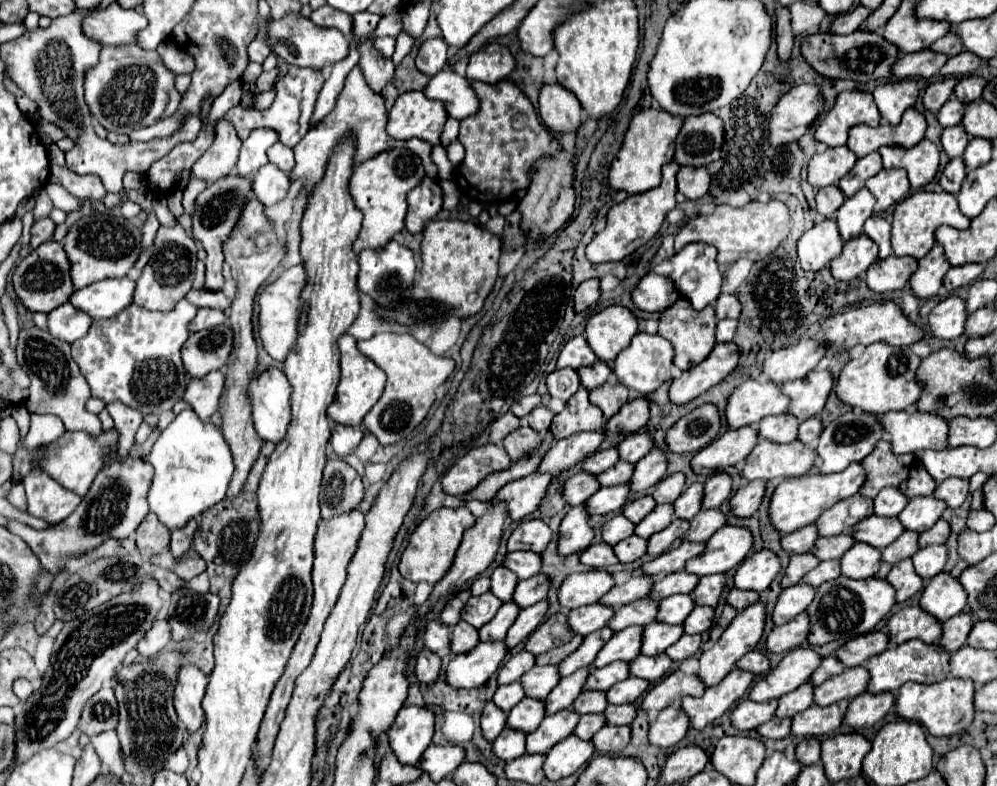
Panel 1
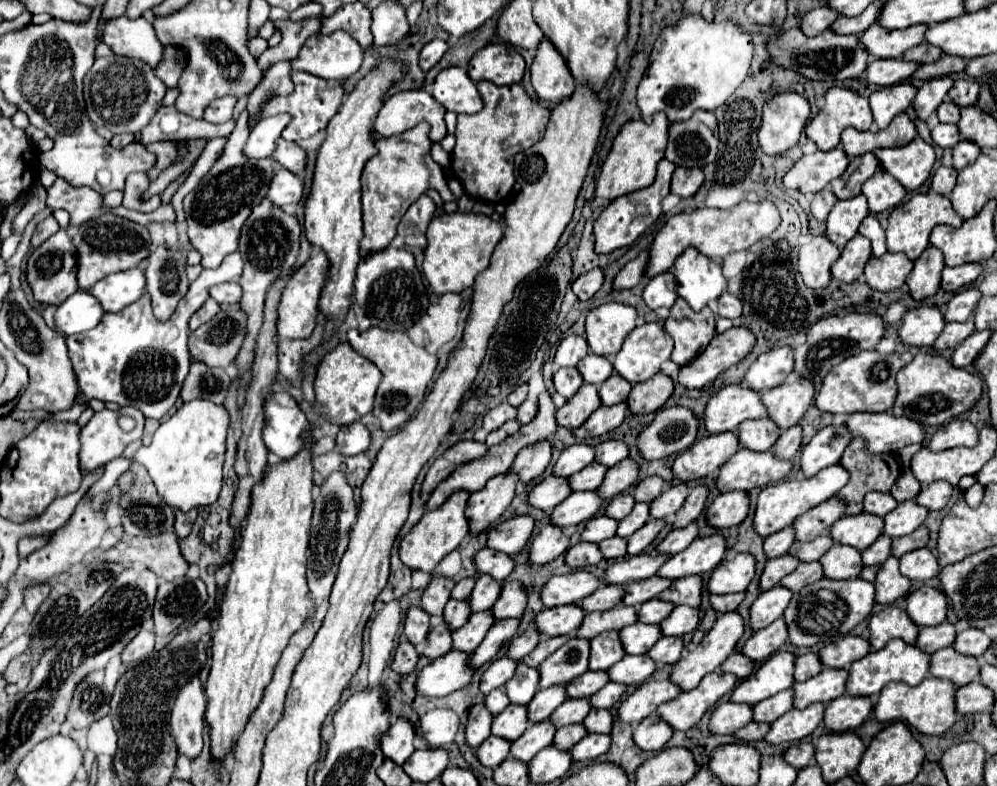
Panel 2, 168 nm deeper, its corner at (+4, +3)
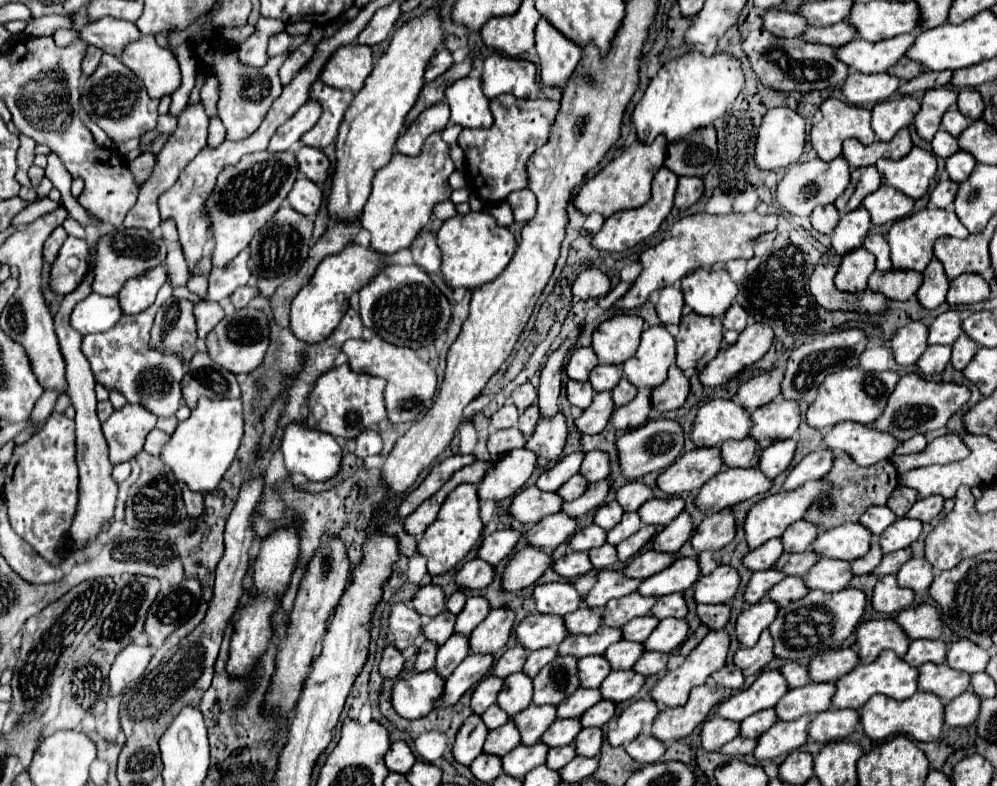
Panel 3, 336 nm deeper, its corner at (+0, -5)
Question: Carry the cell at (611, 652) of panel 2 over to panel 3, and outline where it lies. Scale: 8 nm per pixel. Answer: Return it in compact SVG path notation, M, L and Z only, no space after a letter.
M601 655L579 659L577 669L579 669L579 685L583 689L597 689L601 681L611 673L611 667L607 667L607 661L603 661Z

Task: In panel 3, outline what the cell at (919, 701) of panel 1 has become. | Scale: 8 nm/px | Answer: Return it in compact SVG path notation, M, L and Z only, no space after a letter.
M917 691L913 697L895 701L887 699L885 695L871 697L859 711L859 723L863 725L863 731L873 741L883 741L889 735L907 735L907 737L919 737L915 741L935 741L941 735L943 727L943 703L935 699L935 695L927 695L925 691Z

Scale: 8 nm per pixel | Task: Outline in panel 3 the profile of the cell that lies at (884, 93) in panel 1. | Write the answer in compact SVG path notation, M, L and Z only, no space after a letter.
M895 97L873 107L873 131L879 141L891 141L899 129L909 127L919 113L919 101L913 97Z

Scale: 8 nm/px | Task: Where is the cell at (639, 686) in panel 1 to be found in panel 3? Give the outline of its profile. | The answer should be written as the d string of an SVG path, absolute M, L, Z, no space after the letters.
M599 701L595 707L587 709L579 721L581 727L605 727L607 721L613 717L613 713L615 713L615 703Z

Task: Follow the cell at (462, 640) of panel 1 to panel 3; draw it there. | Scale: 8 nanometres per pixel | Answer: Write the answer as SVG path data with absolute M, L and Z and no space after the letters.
M423 641L423 645L419 647L419 653L417 653L417 661L415 661L415 665L413 665L413 671L417 671L417 673L429 671L431 663L435 663L435 651L437 651L435 643Z

